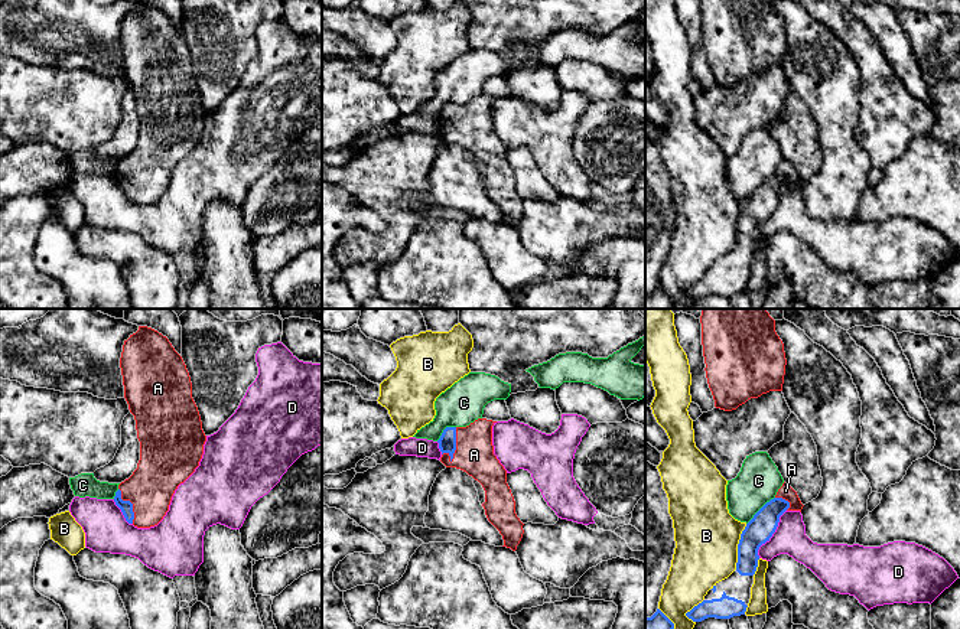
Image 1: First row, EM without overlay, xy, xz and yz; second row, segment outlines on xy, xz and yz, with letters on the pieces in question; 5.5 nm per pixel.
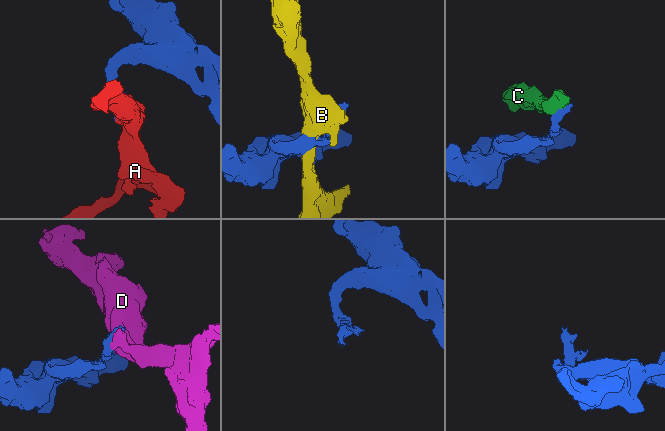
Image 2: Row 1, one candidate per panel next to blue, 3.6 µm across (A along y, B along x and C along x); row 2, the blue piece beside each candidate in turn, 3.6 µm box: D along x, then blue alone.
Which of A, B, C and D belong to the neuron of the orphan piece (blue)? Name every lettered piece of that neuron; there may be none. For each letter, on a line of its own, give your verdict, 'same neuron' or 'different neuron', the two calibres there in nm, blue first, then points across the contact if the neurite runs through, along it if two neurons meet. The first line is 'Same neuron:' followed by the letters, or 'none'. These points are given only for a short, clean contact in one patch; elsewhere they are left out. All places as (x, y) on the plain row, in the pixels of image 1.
Same neuron: A
A: same neuron; calibres 100 and 220 nm; way xz (448, 117), (455, 121), (467, 124), (474, 132)
B: different neuron; calibres 150 and 360 nm
C: different neuron; calibres 150 and 240 nm
D: different neuron; calibres 150 and 180 nm; border yz (786, 186), (780, 194), (775, 208), (760, 224), (758, 234)

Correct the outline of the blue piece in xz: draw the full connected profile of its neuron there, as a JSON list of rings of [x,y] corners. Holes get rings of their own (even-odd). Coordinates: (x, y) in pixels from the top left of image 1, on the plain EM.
[[[478,95],[466,104],[446,104],[437,117],[442,128],[440,138],[446,144],[466,149],[482,162],[485,192],[502,212],[502,224],[515,228],[524,211],[524,201],[515,190],[507,147],[494,131],[492,102],[495,100]]]

